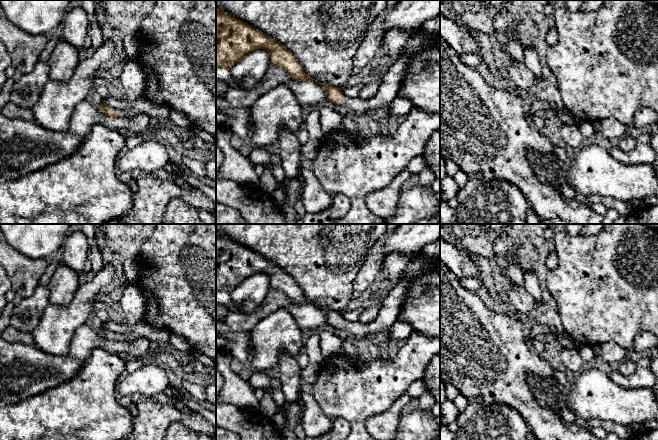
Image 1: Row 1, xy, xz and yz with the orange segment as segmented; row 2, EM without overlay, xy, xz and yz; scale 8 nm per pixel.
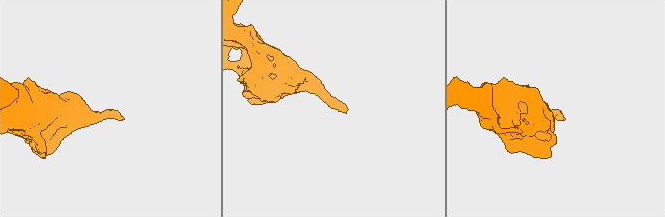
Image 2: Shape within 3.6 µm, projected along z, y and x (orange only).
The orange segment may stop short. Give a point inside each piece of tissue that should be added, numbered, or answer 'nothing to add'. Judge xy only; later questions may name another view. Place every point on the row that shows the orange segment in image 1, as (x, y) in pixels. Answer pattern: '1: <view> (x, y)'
1: xy (158, 113)

